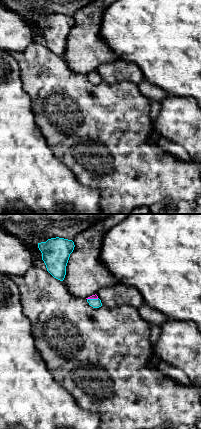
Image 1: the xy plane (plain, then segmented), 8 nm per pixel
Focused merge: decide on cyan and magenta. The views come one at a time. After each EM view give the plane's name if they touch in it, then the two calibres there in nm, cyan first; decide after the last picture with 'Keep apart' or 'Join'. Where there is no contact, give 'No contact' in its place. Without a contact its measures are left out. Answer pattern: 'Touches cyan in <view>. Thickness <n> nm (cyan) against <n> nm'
Touches cyan in xy. Thickness 80 nm (cyan) against 40 nm

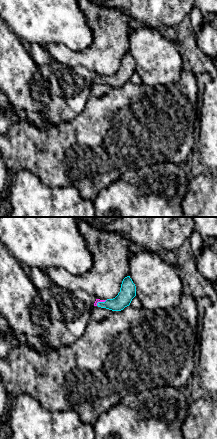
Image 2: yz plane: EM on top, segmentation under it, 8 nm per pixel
Touches cyan in yz. Thickness 130 nm (cyan) against 30 nm

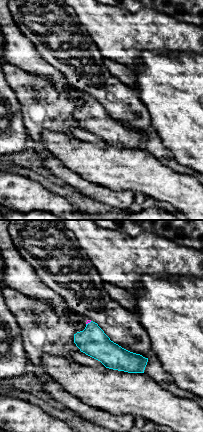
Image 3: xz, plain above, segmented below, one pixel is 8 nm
Touches cyan in xz. Thickness 240 nm (cyan) against 30 nm

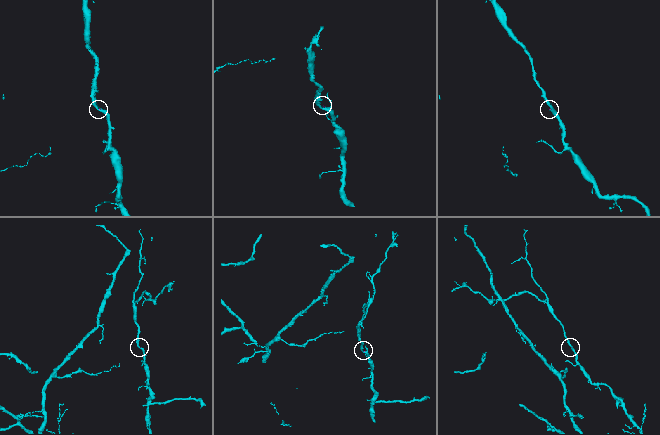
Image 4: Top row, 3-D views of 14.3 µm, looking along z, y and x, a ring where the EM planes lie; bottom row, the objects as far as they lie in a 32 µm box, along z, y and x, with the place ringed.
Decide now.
Join

